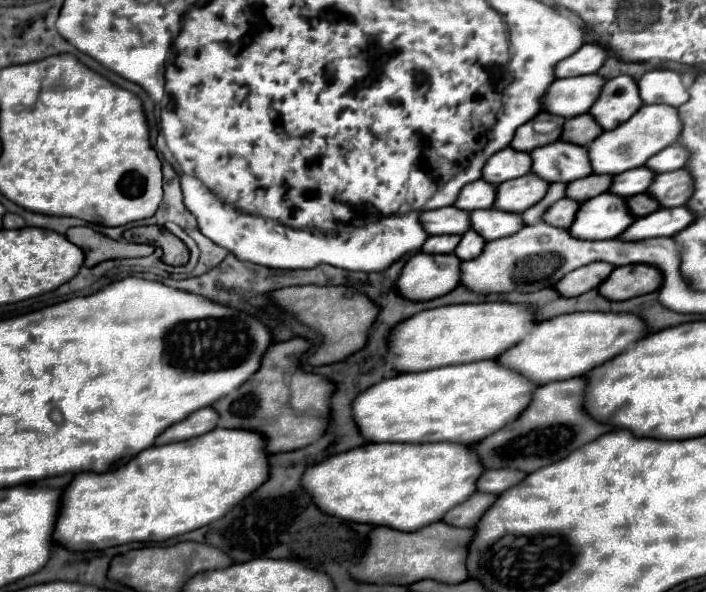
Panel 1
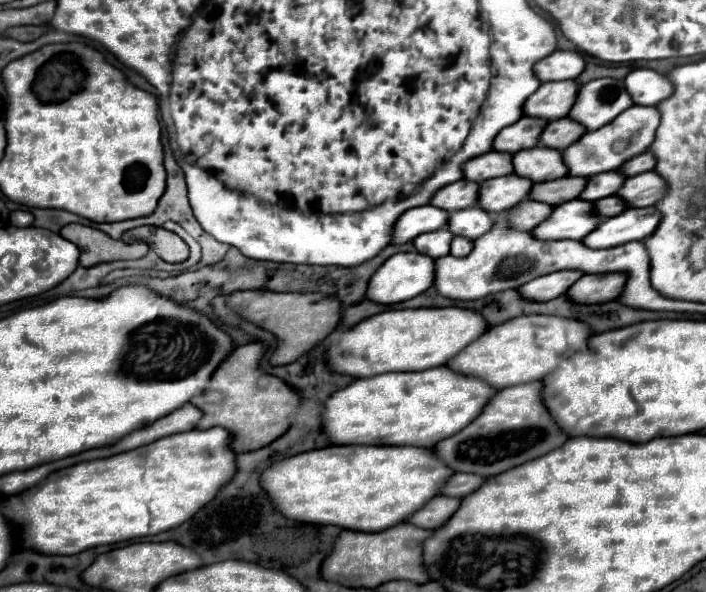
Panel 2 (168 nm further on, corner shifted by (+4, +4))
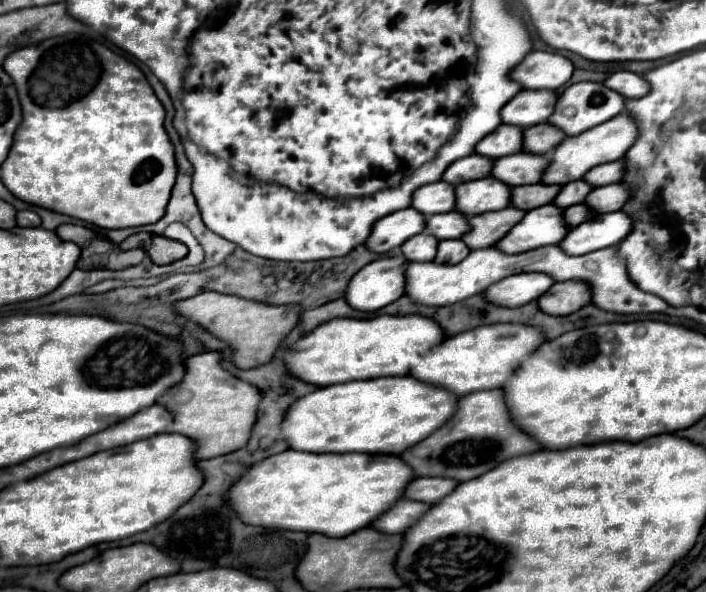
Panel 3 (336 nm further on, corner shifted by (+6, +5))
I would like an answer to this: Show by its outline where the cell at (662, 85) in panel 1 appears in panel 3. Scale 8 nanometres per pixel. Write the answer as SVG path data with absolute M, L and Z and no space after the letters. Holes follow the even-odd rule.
M621 70L621 72L613 72L607 80L605 86L617 90L619 94L623 94L627 100L635 100L635 98L643 98L651 92L651 84L635 72L629 70Z

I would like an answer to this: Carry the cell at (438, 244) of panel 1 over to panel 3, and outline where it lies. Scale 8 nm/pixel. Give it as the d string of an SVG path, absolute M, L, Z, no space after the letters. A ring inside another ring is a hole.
M421 232L413 238L409 238L401 246L401 250L403 250L403 256L411 262L429 262L429 260L435 260L437 244L439 244L439 240L433 238L433 234Z

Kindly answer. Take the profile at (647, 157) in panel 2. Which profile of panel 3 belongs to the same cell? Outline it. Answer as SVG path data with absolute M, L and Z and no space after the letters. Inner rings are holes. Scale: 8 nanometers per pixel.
M621 158L621 160L615 160L615 162L595 166L593 170L589 170L585 180L593 182L593 186L605 186L605 184L621 182L623 176L625 176L625 160Z

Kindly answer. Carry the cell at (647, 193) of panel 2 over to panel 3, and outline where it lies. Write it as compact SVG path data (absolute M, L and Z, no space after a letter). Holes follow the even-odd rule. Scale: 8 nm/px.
M617 182L617 184L607 184L601 188L595 188L593 194L589 194L589 198L585 200L585 204L589 204L589 208L603 214L603 212L621 210L629 198L631 198L629 186L625 182Z

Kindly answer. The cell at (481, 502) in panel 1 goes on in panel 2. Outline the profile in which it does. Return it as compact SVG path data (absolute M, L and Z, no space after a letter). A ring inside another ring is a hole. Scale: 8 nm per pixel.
M439 495L431 499L431 503L425 503L419 511L415 511L411 519L405 519L405 523L411 523L423 529L437 529L457 511L459 505L461 505L461 499Z

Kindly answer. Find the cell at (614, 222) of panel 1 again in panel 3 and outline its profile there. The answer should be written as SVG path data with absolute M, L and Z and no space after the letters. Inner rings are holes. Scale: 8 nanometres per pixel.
M553 204L529 210L525 218L505 238L501 238L501 242L497 242L497 246L501 246L501 250L517 254L521 250L531 250L537 246L559 244L569 232L563 212L563 208Z

